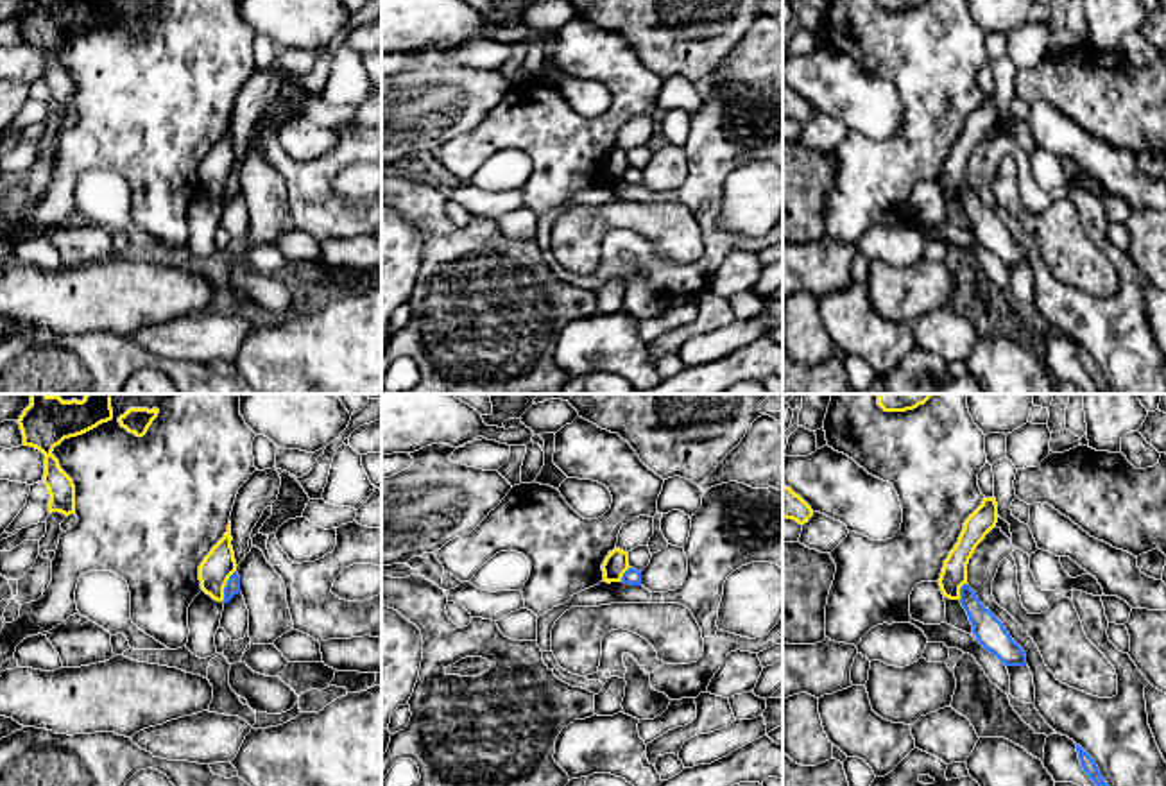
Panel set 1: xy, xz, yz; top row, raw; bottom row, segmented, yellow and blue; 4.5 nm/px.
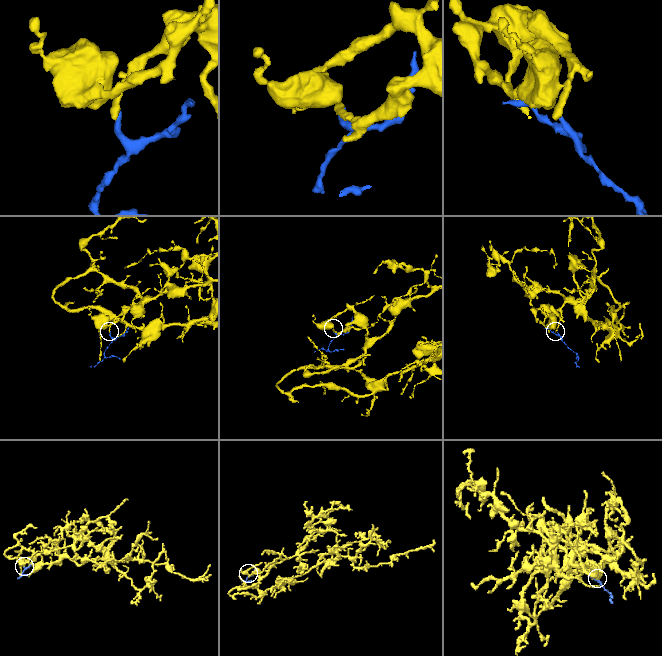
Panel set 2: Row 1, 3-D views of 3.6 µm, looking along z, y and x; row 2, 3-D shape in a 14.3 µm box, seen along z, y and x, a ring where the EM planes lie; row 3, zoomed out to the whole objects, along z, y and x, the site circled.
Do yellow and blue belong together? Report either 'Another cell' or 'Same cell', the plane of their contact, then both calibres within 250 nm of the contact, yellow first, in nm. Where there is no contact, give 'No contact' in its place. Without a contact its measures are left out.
Another cell. Touches yellow in xy. Thickness 150 nm (yellow) against 70 nm

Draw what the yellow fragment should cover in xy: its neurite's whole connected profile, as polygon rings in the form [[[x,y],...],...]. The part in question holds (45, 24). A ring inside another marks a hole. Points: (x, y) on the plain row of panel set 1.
[[[30,0],[30,4],[20,14],[18,23],[23,34],[23,45],[36,47],[45,54],[43,82],[50,93],[50,113],[75,113],[75,84],[73,79],[61,68],[59,59],[52,54],[54,47],[64,38],[82,34],[111,18],[111,0]]]

